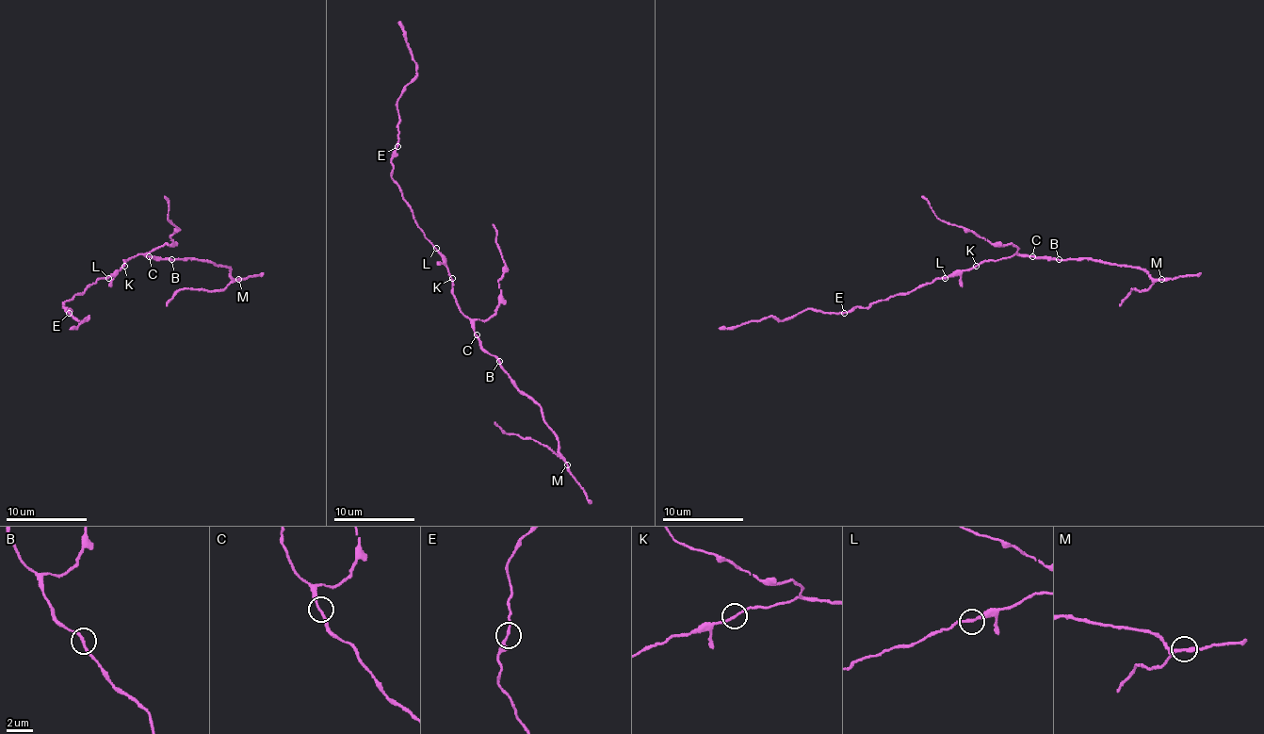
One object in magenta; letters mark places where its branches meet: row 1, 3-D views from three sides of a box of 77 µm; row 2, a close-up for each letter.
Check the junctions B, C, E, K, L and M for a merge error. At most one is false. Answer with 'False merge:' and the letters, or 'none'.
False merge: none

